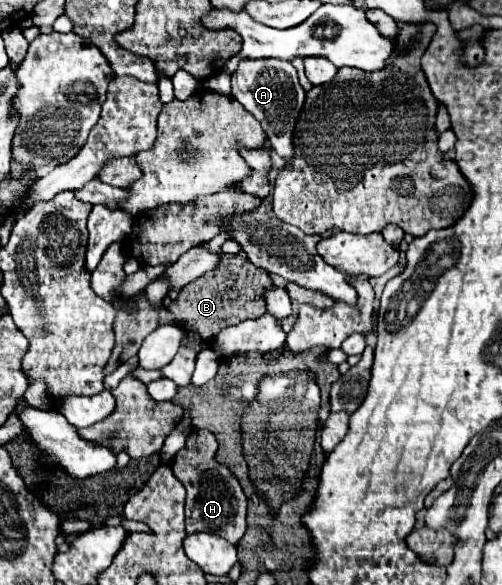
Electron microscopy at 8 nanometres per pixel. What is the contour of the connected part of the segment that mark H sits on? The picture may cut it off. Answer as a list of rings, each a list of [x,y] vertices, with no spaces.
[[[192,430],[186,448],[182,448],[174,464],[170,466],[176,478],[184,484],[186,496],[186,532],[212,532],[226,538],[230,544],[238,544],[246,530],[246,496],[234,474],[220,462],[214,460],[212,434],[208,430]]]

